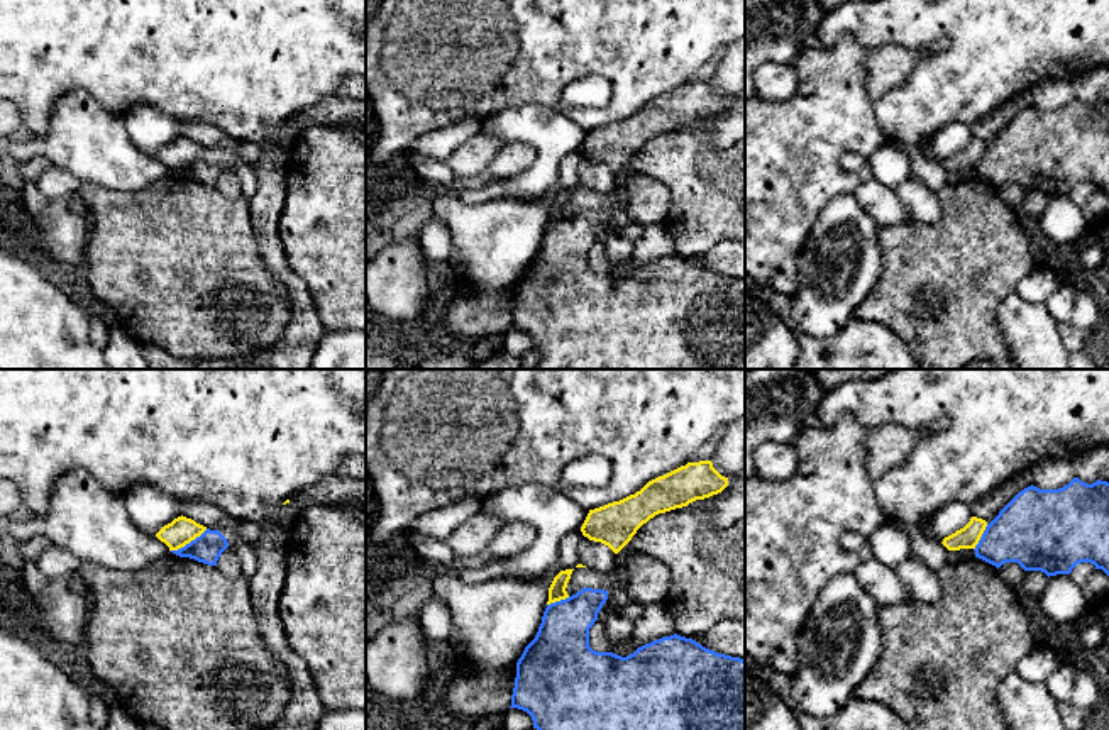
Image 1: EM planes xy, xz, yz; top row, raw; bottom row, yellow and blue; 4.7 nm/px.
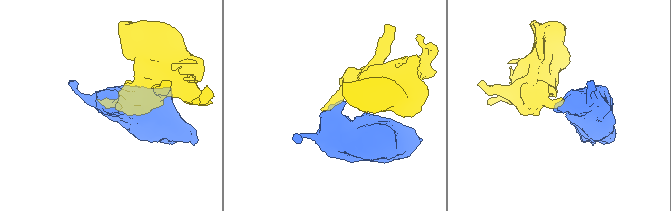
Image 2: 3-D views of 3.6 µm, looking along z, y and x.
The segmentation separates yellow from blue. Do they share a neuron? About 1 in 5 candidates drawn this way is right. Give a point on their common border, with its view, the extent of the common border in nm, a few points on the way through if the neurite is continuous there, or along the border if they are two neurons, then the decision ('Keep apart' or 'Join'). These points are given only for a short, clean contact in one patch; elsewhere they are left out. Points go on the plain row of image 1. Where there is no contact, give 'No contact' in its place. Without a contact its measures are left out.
Touches yellow at xy (188, 163). Shared border 200 nm. Boundary: xy (207, 149), (171, 171). Keep apart

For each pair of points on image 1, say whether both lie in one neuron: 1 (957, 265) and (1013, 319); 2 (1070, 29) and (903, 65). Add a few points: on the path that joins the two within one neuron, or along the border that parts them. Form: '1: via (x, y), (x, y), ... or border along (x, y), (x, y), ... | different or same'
1: border along (1015, 290), (998, 309), (998, 326), (1009, 344) | different
2: border along (950, 39), (889, 90) | different

